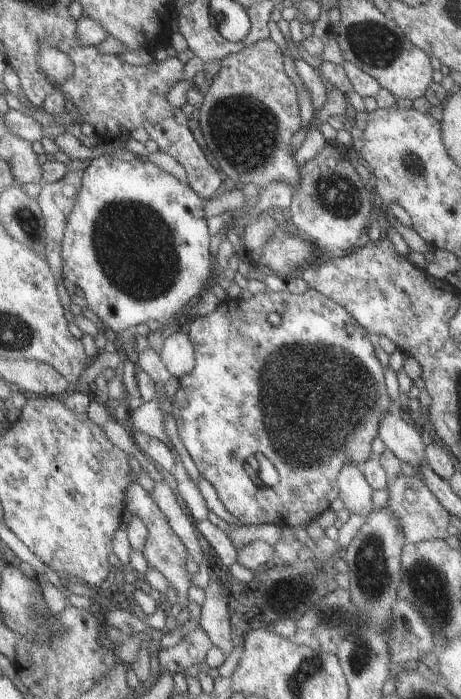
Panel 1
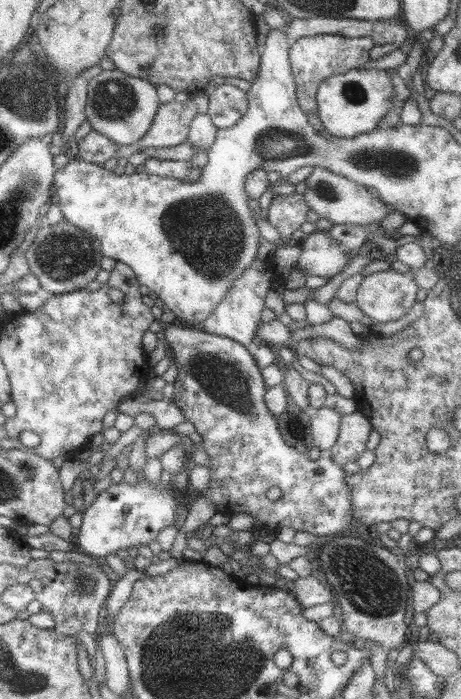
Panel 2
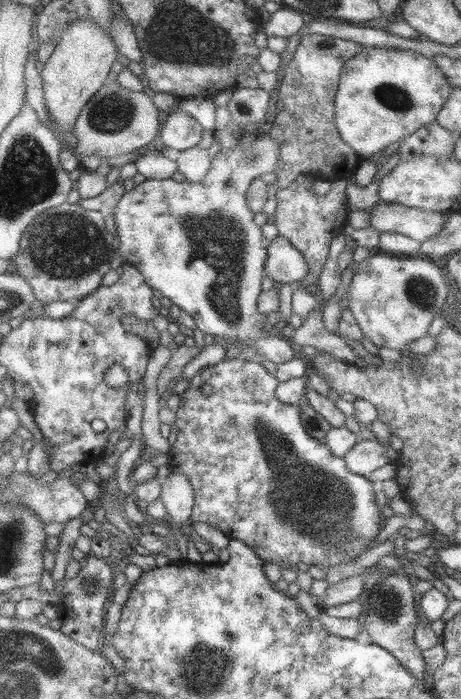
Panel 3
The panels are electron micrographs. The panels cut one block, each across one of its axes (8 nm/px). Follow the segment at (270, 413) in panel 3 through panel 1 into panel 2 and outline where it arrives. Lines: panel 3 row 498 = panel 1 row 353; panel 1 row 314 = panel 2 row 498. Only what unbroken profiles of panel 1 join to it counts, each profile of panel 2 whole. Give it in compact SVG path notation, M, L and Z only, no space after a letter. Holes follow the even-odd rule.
M169 324L162 327L159 336L167 346L167 356L178 370L172 382L174 392L171 401L183 412L183 419L194 427L201 439L201 449L209 459L209 484L205 490L196 493L208 498L216 513L229 517L249 514L253 518L253 530L267 531L272 535L277 535L281 528L292 528L313 536L350 533L355 518L352 517L350 492L345 486L345 472L326 454L317 460L309 460L307 454L301 454L283 442L275 417L263 404L267 389L263 386L260 368L254 361L256 356L249 354L246 346L238 342L205 334L199 328ZM273 487L282 492L275 501L265 495Z

